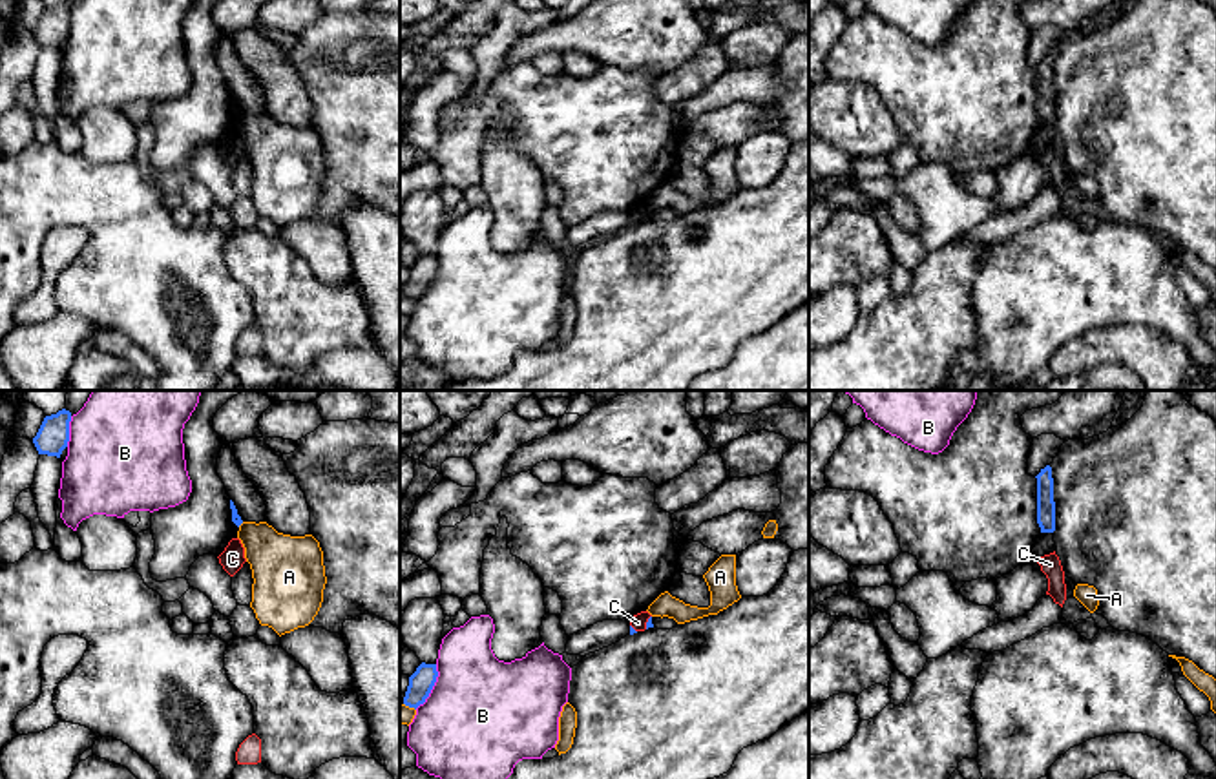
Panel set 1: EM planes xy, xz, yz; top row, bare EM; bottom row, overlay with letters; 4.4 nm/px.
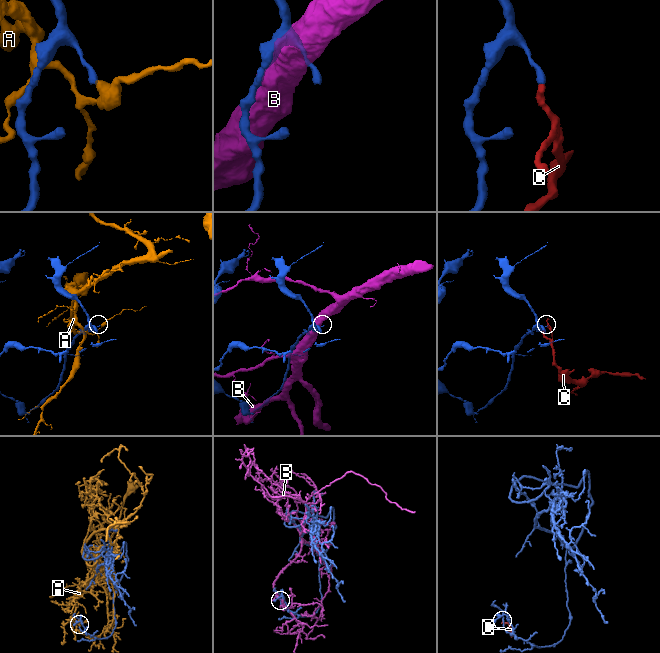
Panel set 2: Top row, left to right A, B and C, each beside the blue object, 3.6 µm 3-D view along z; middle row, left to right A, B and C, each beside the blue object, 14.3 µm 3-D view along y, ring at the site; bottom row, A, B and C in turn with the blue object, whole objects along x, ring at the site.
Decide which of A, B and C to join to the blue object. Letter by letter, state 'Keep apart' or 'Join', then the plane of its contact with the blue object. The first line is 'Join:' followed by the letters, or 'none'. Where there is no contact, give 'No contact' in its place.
Join: none
A: Keep apart. Touches blue in xz
B: Keep apart. Touches blue in xz
C: Keep apart. Touches blue in xz

